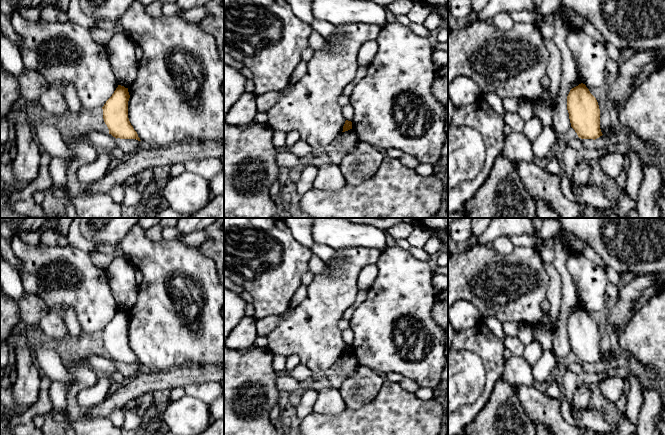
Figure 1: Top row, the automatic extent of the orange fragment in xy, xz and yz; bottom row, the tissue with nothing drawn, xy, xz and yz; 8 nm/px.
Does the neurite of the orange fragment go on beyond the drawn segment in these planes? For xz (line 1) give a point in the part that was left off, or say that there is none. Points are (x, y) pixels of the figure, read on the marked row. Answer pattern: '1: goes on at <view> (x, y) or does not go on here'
1: does not go on here

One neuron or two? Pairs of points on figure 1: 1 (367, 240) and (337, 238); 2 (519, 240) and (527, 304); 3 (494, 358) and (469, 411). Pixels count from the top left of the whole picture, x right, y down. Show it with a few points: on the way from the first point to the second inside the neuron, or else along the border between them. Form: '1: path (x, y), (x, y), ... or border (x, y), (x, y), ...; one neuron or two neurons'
1: path (360, 238), (344, 238); one neuron
2: border (533, 246), (514, 247); two neurons
3: path (494, 372), (483, 399); one neuron

